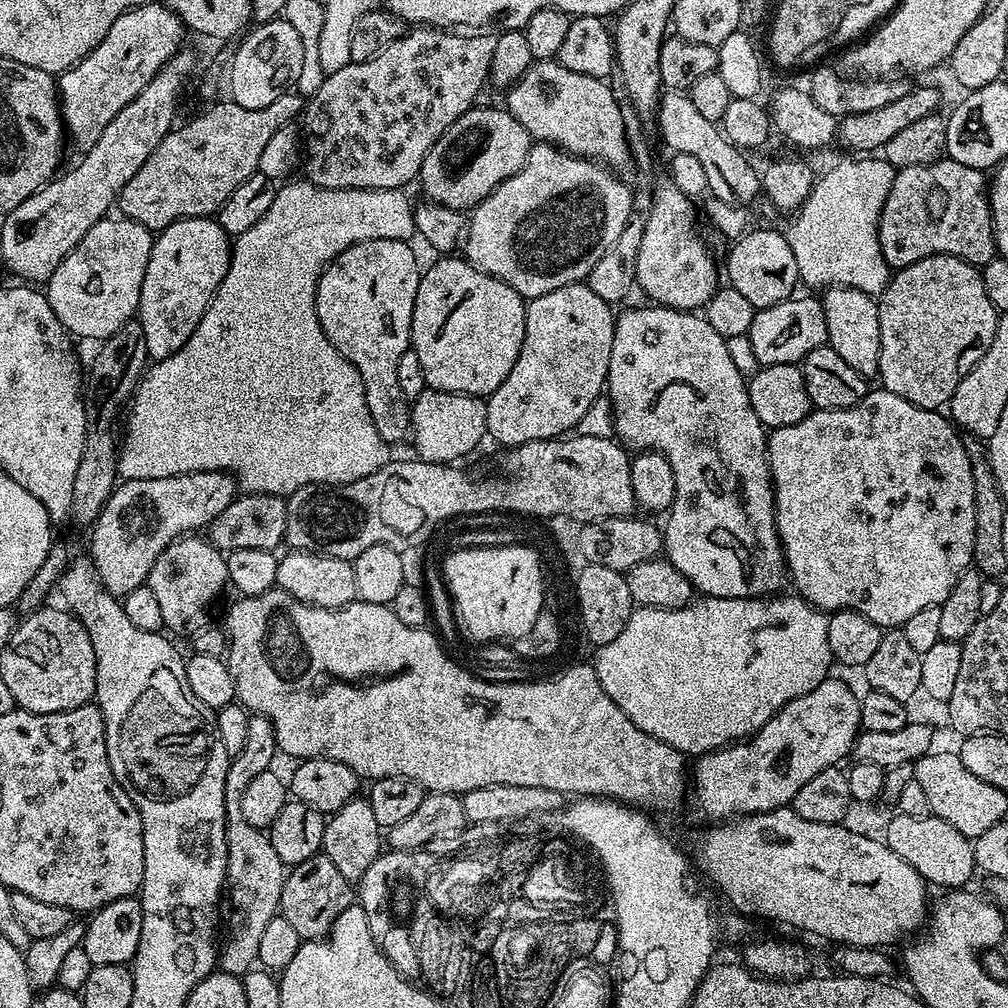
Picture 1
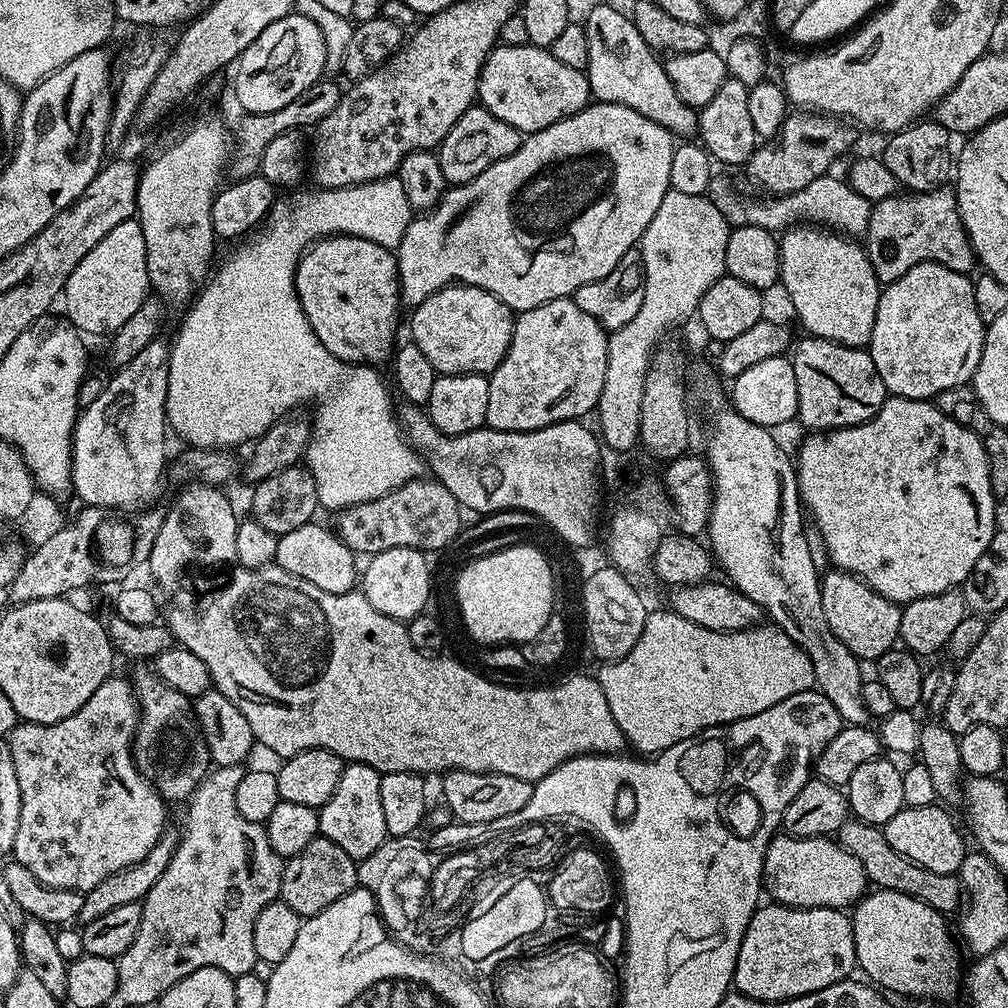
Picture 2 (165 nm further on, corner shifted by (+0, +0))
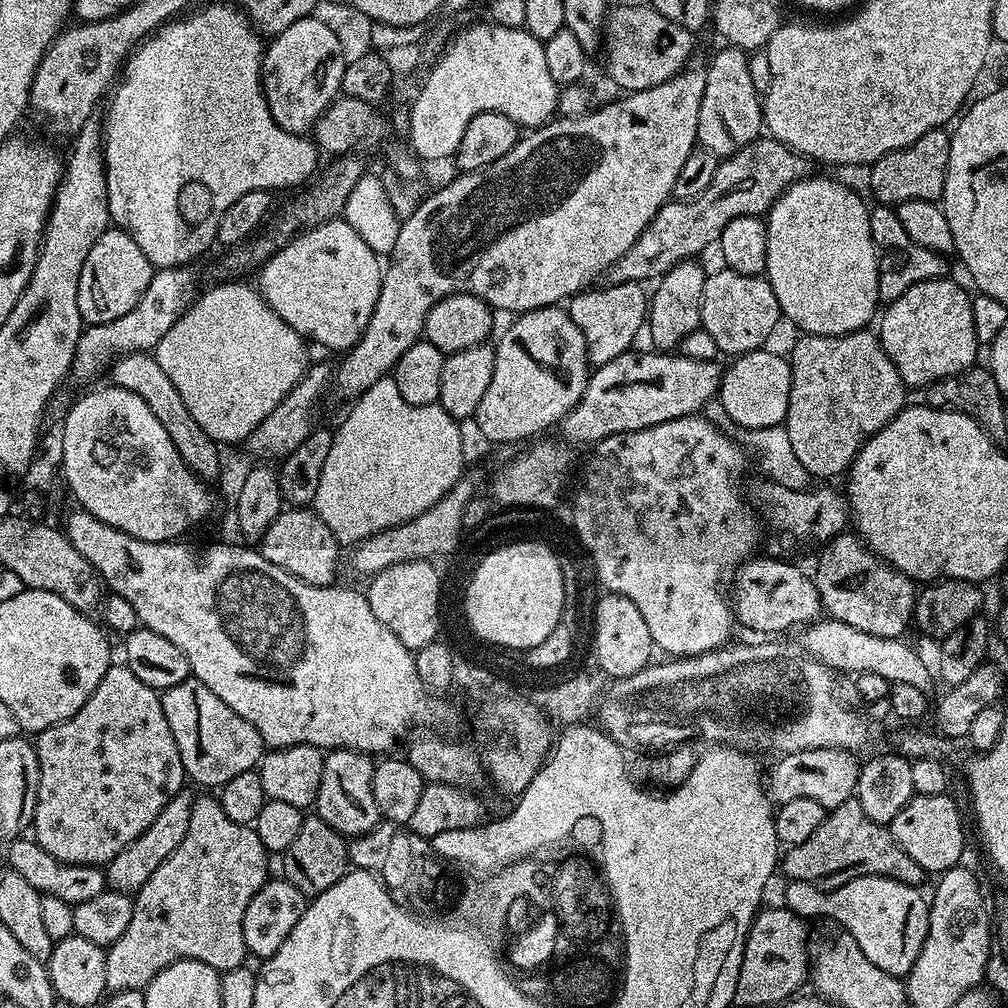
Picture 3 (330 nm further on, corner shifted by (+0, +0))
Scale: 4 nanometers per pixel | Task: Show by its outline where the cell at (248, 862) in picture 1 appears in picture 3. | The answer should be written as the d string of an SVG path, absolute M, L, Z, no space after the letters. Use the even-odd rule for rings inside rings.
M200 794L196 797L194 815L190 818L190 827L186 829L186 838L182 838L178 850L174 850L174 854L170 854L170 858L166 858L166 862L162 862L162 866L158 866L158 870L154 870L150 882L146 882L146 886L142 886L140 891L135 893L132 902L134 914L130 918L130 926L126 926L122 938L118 938L118 942L108 945L104 953L106 958L106 989L109 993L134 990L135 988L143 990L162 970L166 970L166 966L170 966L179 960L201 960L206 962L206 966L210 966L223 974L241 967L244 957L249 955L246 938L242 938L242 918L246 918L246 906L250 906L250 898L254 898L254 894L258 894L258 890L262 890L262 886L270 879L270 872L268 872L270 854L262 846L262 838L258 838L255 827L234 822L234 818L230 818L226 814L226 810L222 808L215 795L204 795L208 796Z

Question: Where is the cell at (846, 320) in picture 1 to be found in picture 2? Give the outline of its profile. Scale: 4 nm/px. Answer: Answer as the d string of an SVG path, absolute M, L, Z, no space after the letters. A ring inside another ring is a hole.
M792 226L779 241L779 283L784 284L803 331L836 344L864 348L874 330L882 291L867 251L855 239L824 226Z

